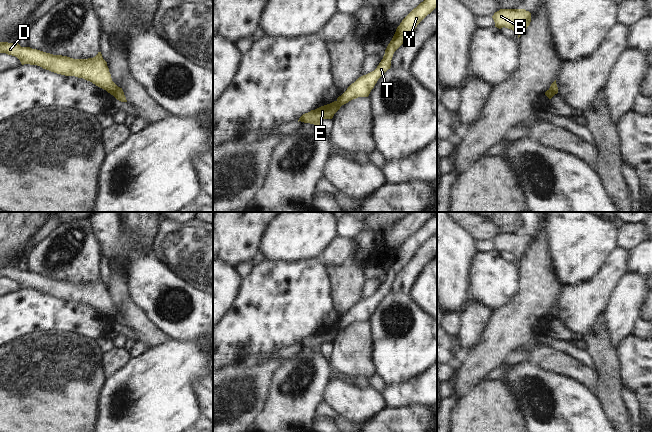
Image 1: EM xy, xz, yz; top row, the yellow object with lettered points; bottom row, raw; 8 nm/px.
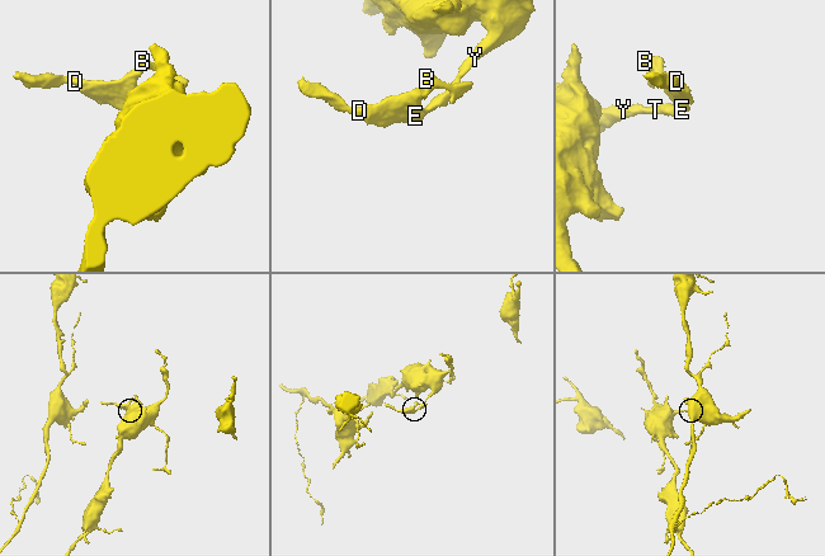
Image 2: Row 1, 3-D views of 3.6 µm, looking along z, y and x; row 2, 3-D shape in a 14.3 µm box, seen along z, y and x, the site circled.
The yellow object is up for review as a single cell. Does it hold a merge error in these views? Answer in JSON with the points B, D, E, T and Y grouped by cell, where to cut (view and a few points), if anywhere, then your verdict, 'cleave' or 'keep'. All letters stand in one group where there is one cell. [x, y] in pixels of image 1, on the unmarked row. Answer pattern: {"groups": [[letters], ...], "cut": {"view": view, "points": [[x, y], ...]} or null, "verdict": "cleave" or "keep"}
{"groups": [["B", "D", "E"], ["T", "Y"]], "cut": {"view": "xy", "points": [[119, 311], [112, 318]]}, "verdict": "cleave"}

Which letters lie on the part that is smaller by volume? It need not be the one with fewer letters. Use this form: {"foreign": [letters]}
{"foreign": ["B", "D", "E"]}

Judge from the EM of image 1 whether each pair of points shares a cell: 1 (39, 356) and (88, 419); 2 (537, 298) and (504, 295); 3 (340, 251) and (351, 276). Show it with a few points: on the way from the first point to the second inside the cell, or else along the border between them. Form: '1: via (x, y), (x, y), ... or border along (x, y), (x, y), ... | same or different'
1: via (60, 359), (88, 385), (88, 398) | same
2: border along (520, 273), (518, 293), (510, 302), (495, 310) | different
3: border along (345, 263), (328, 266) | different

